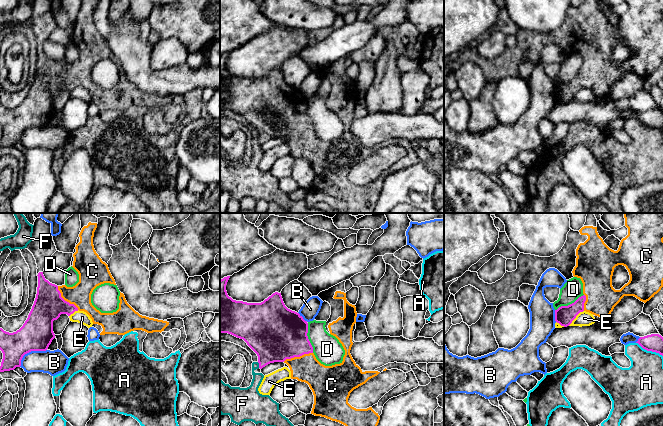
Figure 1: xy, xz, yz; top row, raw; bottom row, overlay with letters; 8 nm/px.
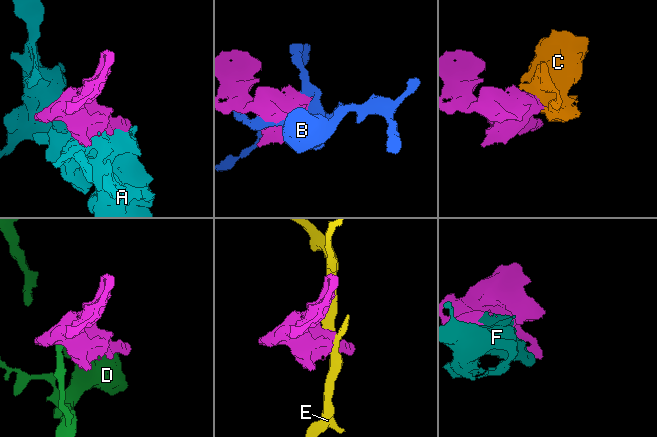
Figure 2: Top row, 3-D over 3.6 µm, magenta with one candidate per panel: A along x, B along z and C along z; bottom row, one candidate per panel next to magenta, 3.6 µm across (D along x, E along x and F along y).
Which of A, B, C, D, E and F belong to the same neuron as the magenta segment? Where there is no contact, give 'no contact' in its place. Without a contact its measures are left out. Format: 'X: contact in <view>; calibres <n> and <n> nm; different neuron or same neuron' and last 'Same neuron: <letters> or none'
A: contact in yz; calibres 140 and 320 nm; different neuron
B: contact in xy; calibres 260 and 190 nm; different neuron
C: contact in xz; calibres 440 and 220 nm; same neuron
D: contact in xz; calibres 440 and 220 nm; different neuron
E: contact in yz; calibres 160 and 120 nm; different neuron
F: contact in xz; calibres 380 and 140 nm; different neuron
Same neuron: C

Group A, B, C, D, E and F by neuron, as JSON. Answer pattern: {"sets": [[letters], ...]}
{"sets": [["A"], ["B"], ["C"], ["D"], ["E"], ["F"]]}

